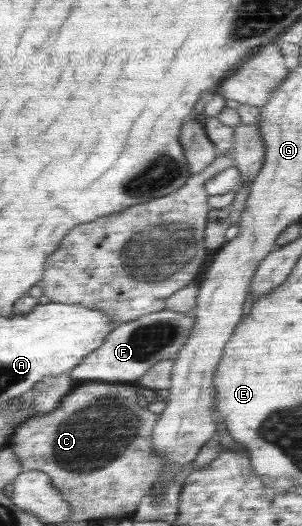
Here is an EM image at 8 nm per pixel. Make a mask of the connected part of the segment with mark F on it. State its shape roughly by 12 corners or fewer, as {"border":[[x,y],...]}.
{"border":[[165,308],[113,329],[69,375],[133,383],[176,359],[195,317]]}

